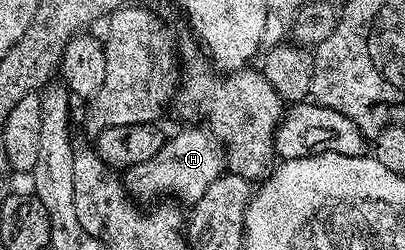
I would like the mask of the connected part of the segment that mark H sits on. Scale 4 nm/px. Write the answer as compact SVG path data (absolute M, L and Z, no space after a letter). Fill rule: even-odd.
M189 126L175 139L168 139L160 151L146 162L124 171L123 181L132 199L139 202L153 202L169 197L173 200L182 198L184 205L191 205L200 200L212 182L224 173L226 156L223 146L205 126ZM170 195L170 196L167 196Z

